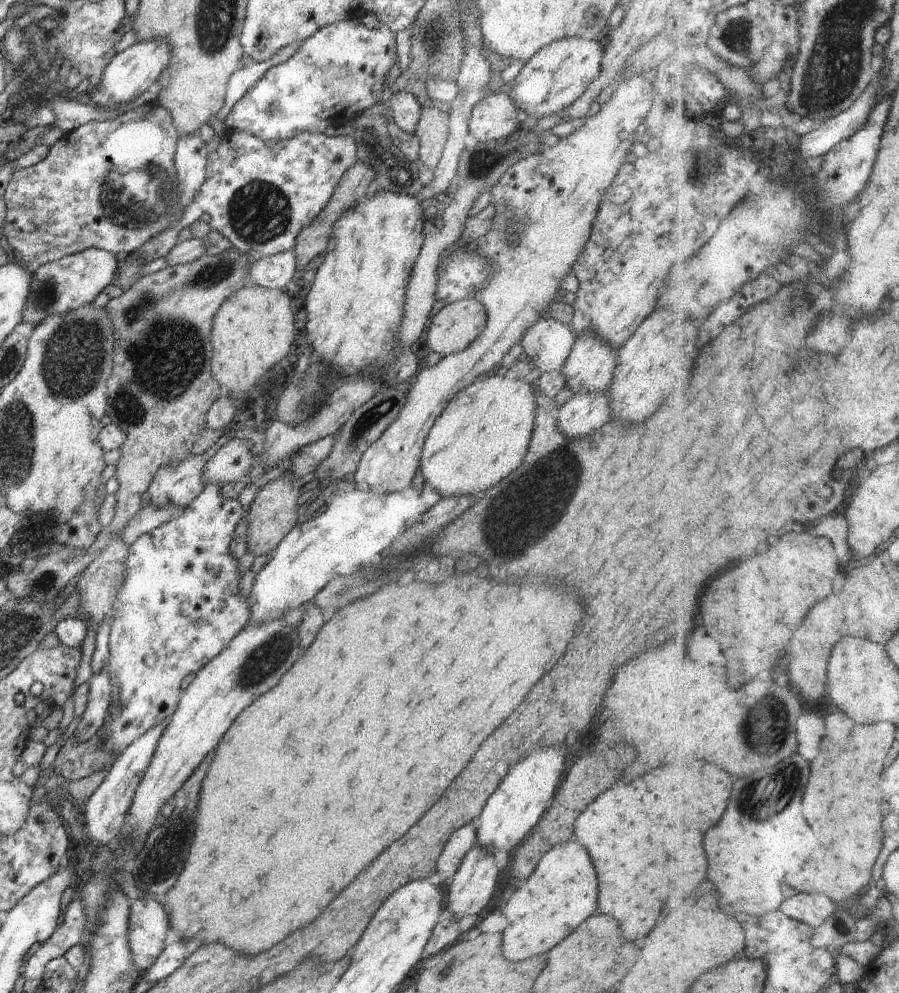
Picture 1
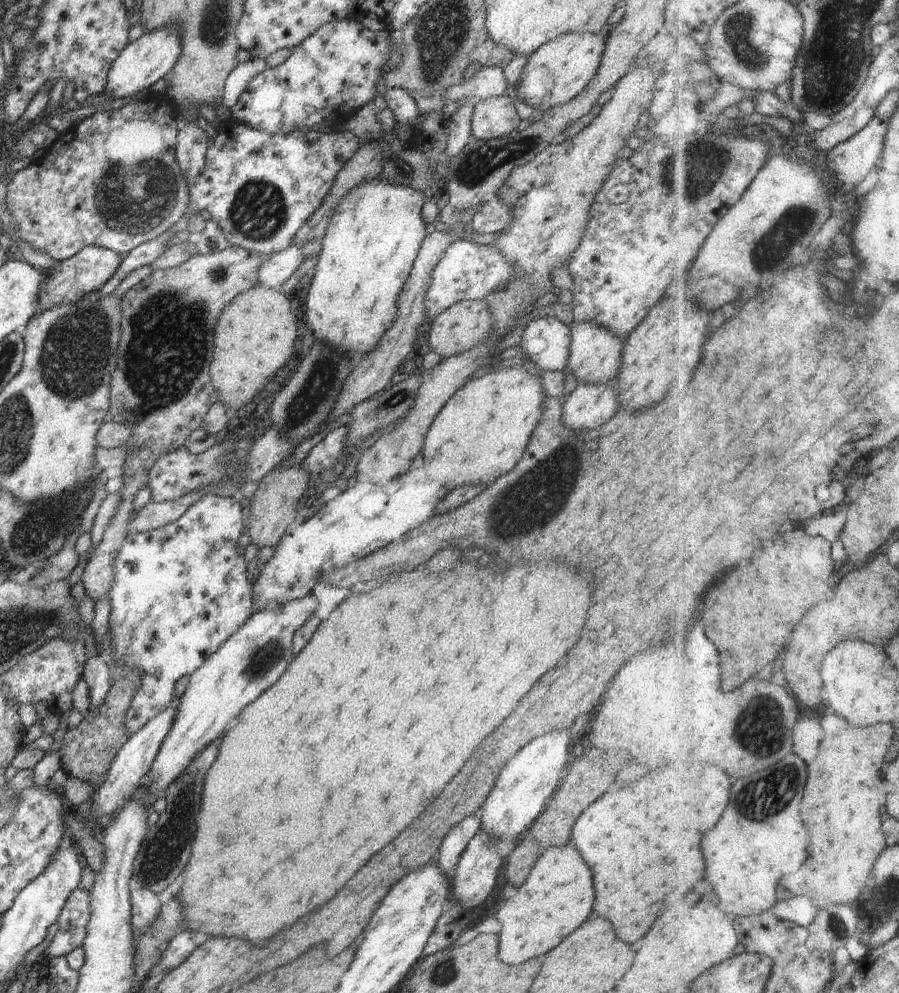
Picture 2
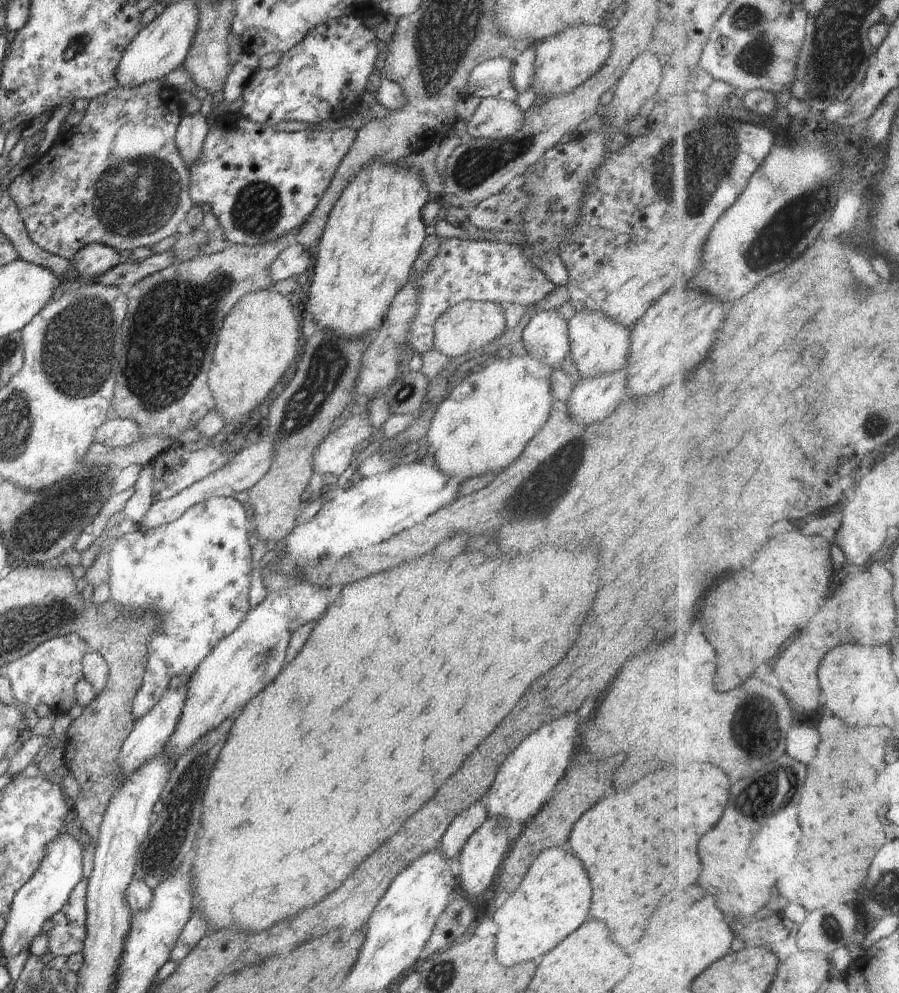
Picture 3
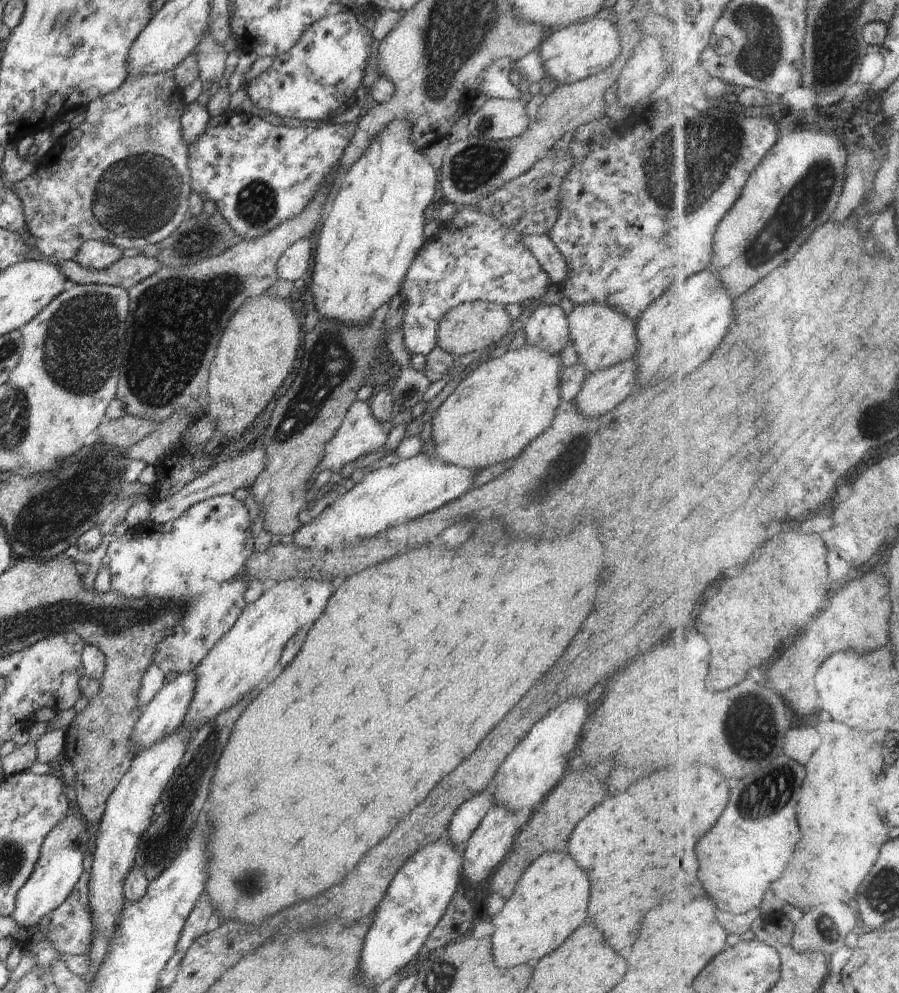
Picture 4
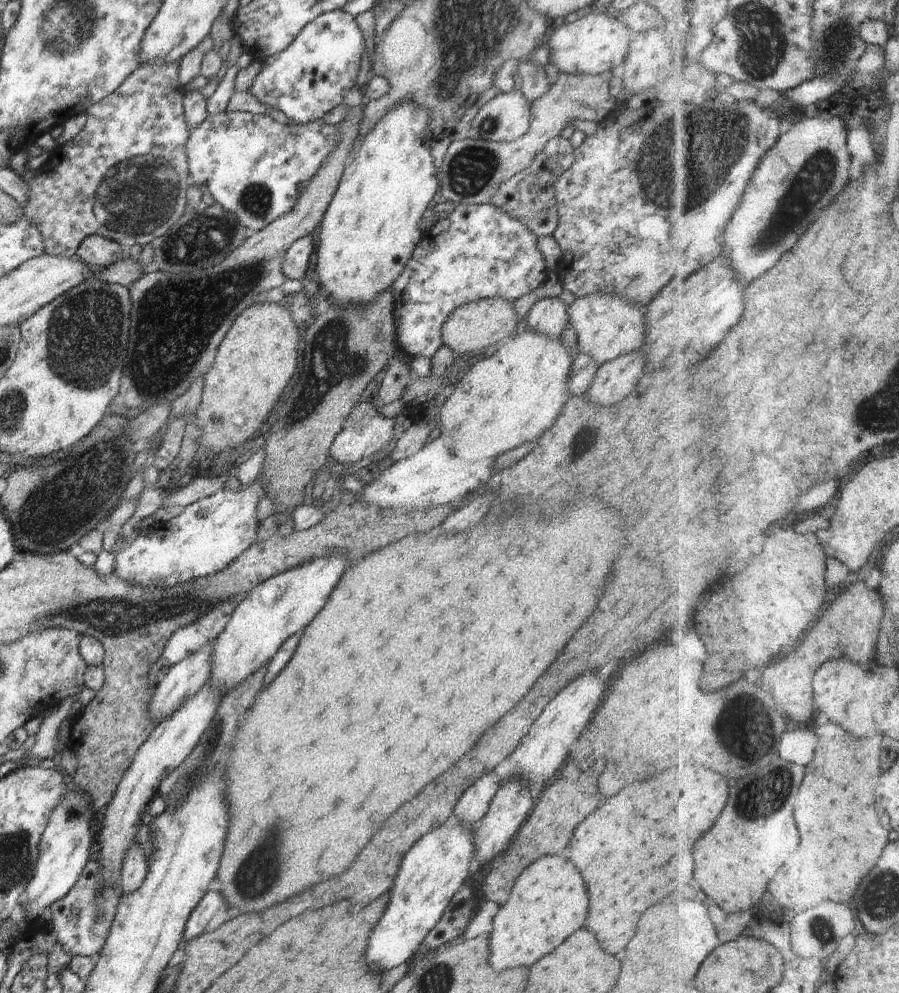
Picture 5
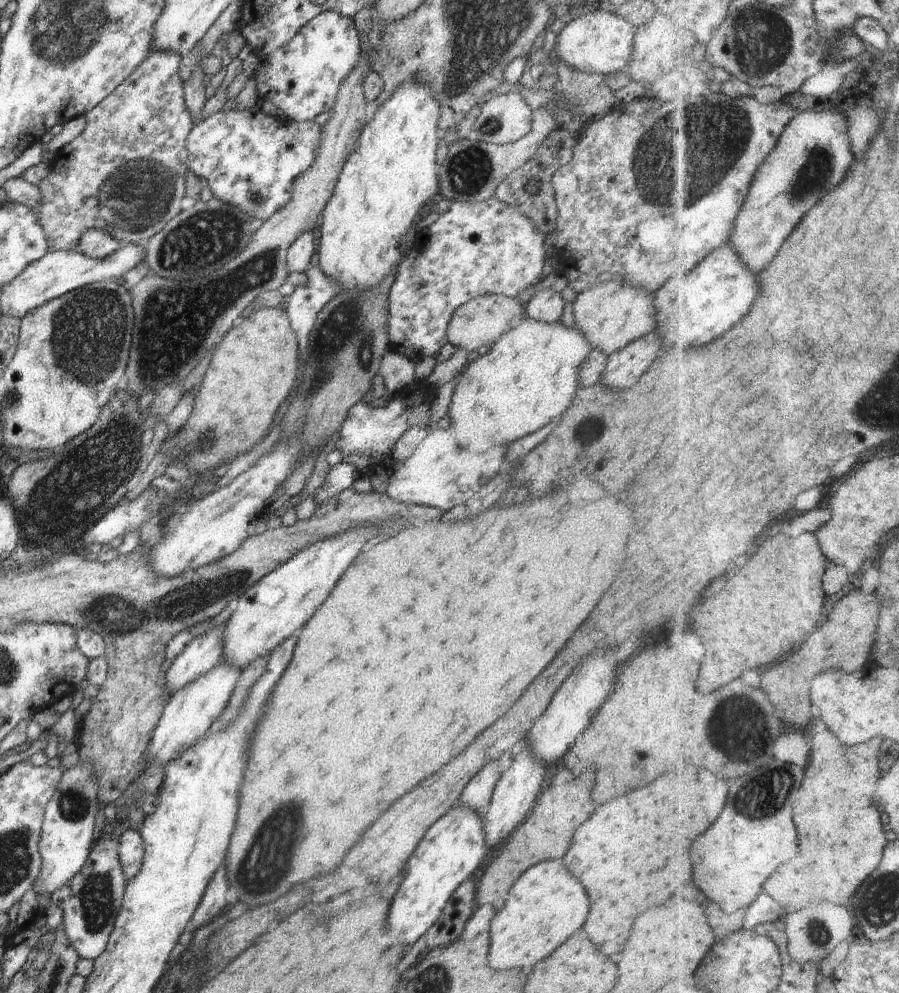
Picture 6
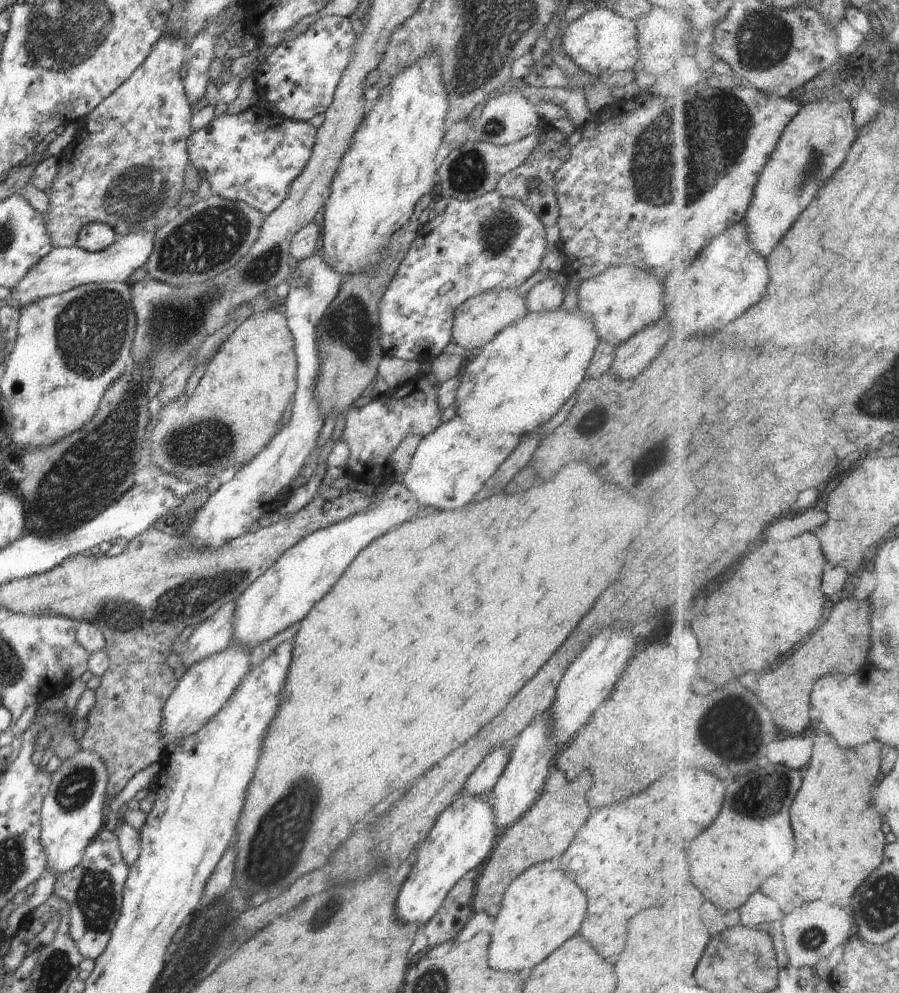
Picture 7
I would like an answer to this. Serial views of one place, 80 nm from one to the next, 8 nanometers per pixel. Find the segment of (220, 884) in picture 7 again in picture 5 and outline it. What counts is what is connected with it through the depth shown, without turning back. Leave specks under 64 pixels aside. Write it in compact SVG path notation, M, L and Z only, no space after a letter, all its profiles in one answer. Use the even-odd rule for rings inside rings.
M212 886L189 916L180 947L184 948L185 943L190 942L193 938L204 933L206 926L208 926L208 922L212 920L212 916L214 916L224 904L223 898Z

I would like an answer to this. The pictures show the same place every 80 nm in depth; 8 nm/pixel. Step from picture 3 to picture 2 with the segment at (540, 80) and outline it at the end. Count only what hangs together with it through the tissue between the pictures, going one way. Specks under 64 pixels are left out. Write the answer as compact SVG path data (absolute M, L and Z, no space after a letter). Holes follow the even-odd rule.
M570 32L540 46L530 57L522 70L519 84L514 88L514 96L531 106L536 114L542 114L552 106L570 102L580 94L598 72L602 56L606 50L606 39L590 32Z

